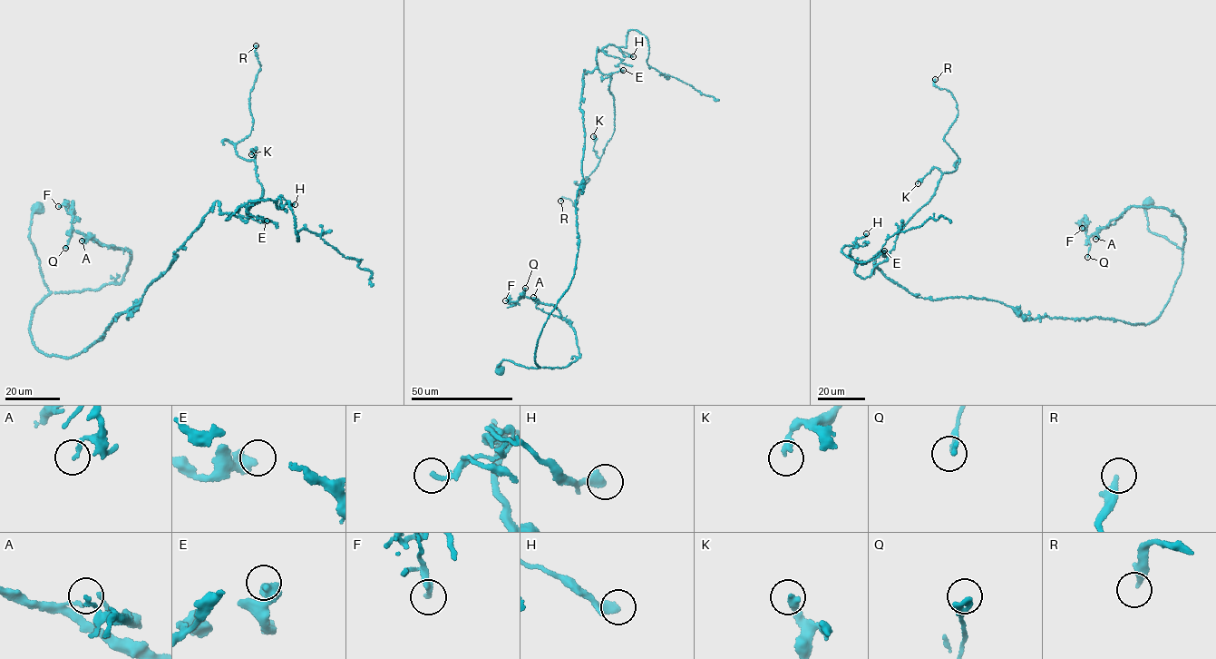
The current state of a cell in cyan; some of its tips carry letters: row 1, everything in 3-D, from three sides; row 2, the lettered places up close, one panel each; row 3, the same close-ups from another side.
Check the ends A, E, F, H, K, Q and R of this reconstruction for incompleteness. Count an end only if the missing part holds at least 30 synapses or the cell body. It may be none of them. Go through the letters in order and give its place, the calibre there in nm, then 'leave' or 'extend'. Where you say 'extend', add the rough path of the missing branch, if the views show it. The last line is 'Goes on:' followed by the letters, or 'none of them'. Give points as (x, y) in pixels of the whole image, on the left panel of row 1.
A: at (82, 240); 180 nm thick; leave
E: at (267, 221); 550 nm thick; leave
F: at (58, 206); 180 nm thick; leave
H: at (295, 204); 360 nm thick; leave
K: at (251, 154); 280 nm thick; leave
Q: at (65, 248); 260 nm thick; leave
R: at (256, 45); 240 nm thick; extend; missing branch runs (256, 45), (258, 52), (244, 77), (247, 83), (250, 82)
Goes on: R

